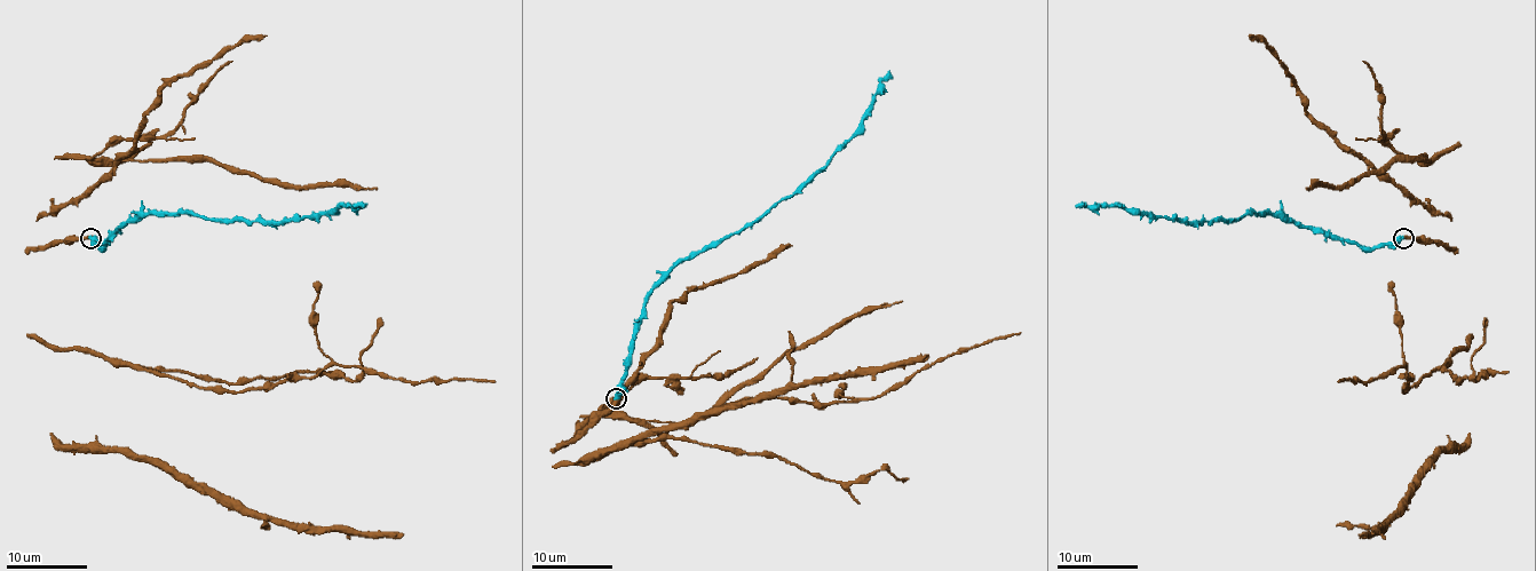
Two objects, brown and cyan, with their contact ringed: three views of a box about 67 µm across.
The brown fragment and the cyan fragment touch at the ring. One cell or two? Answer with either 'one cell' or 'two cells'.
one cell

